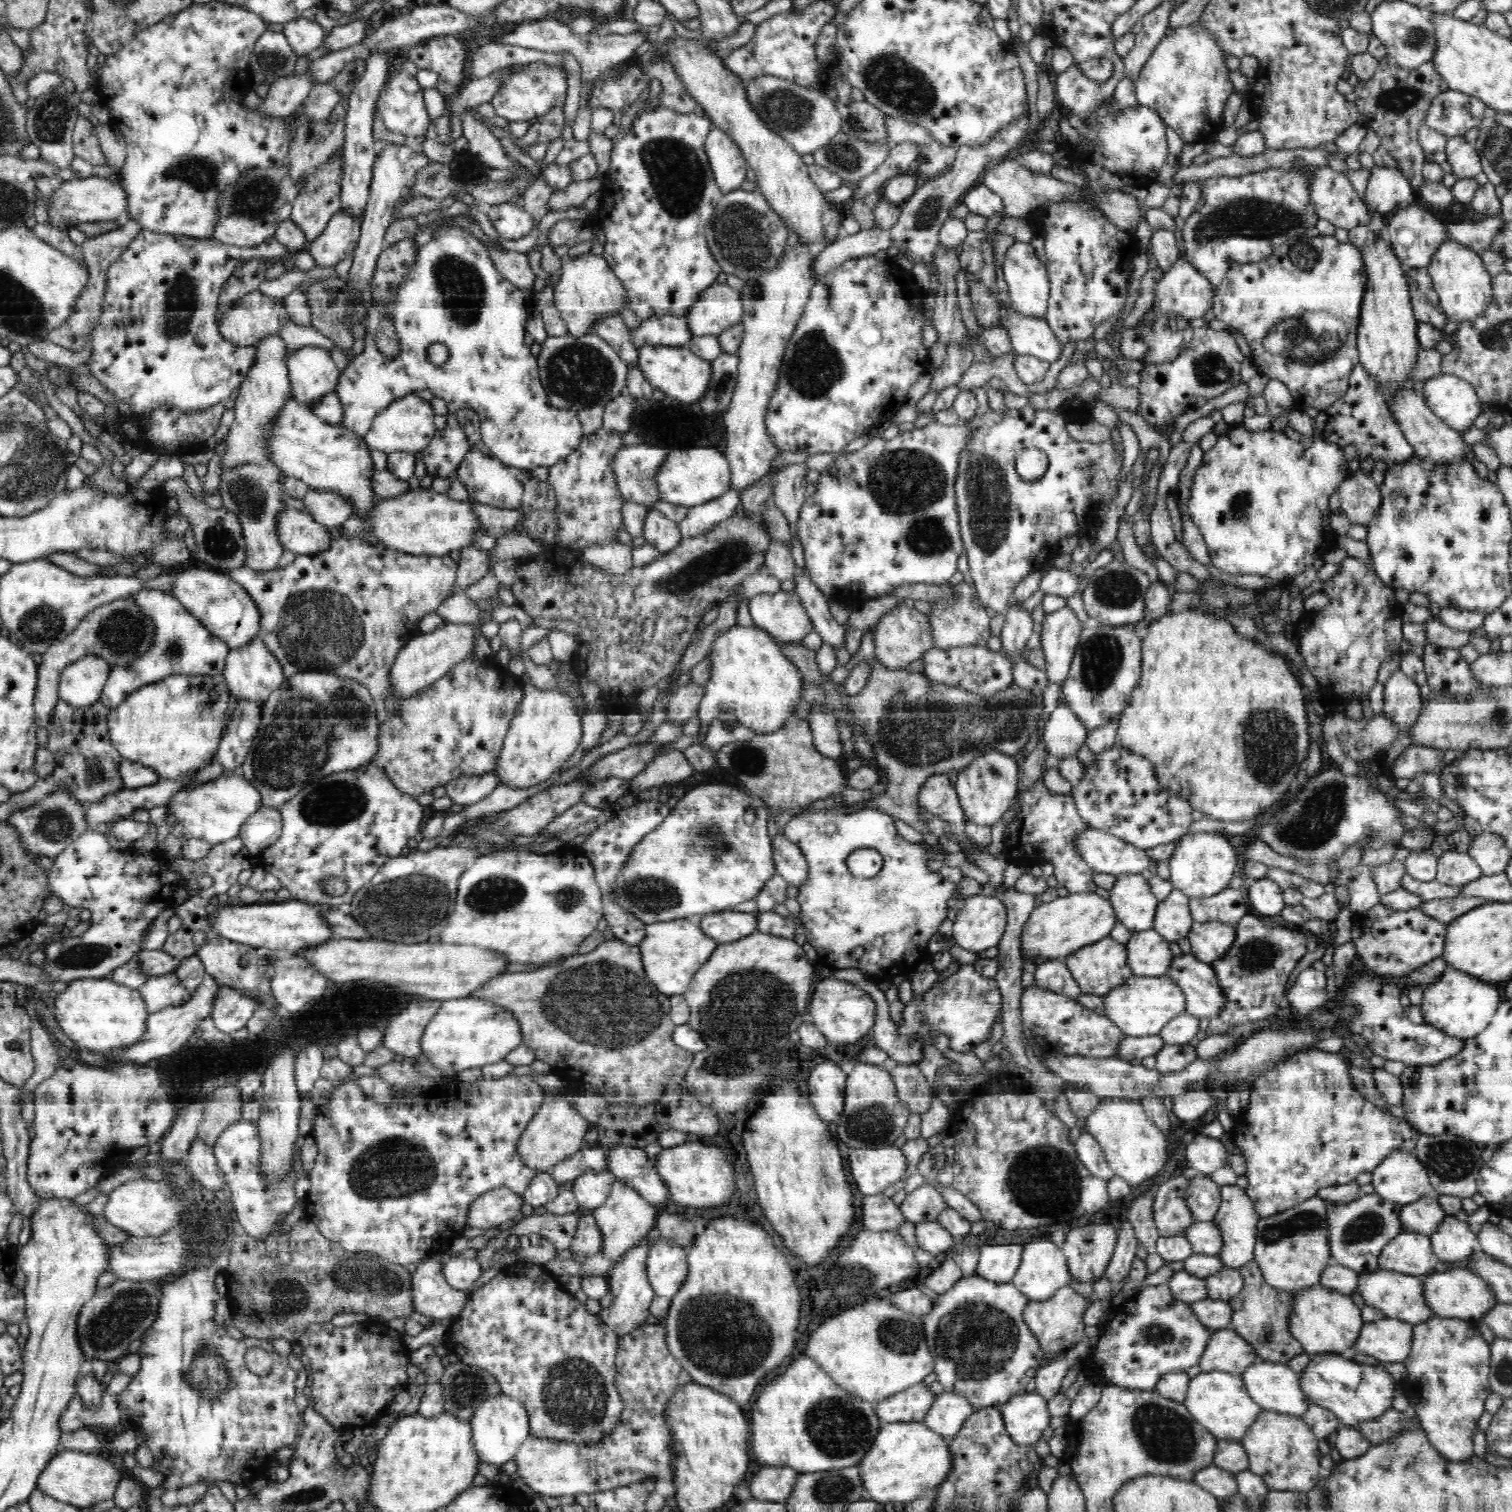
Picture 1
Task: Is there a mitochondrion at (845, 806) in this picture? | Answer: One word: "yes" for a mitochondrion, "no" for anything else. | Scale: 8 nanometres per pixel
no

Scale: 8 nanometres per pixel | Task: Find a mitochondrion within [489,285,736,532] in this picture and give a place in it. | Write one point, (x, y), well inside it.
(578, 374)

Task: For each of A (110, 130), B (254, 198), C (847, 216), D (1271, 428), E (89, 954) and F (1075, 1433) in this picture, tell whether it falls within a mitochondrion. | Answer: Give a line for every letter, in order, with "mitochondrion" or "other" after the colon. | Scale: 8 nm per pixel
A: other
B: mitochondrion
C: other
D: other
E: mitochondrion
F: other

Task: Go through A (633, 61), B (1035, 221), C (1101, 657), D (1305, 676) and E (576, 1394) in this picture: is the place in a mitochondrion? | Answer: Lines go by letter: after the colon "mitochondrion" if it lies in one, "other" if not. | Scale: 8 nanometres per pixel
A: other
B: other
C: mitochondrion
D: other
E: mitochondrion

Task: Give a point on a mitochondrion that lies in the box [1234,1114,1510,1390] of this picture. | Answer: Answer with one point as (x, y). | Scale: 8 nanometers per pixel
(1451, 1160)

